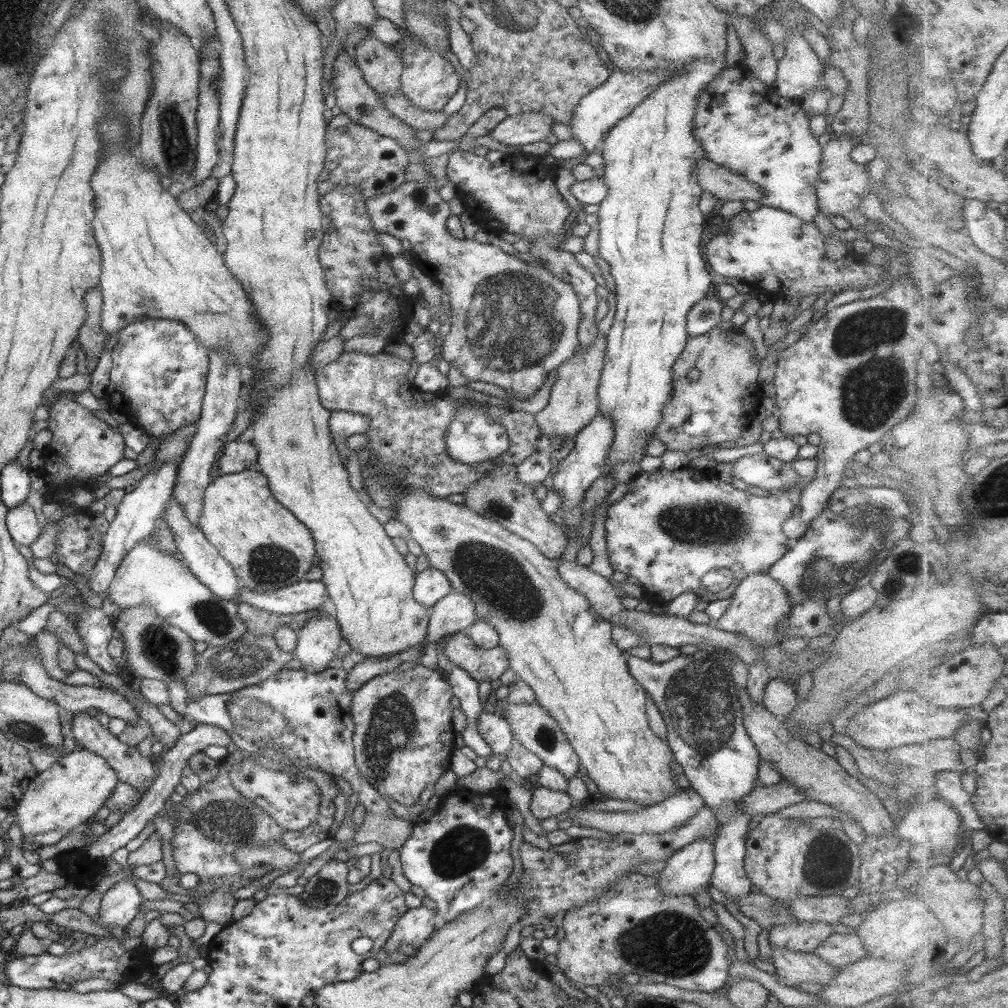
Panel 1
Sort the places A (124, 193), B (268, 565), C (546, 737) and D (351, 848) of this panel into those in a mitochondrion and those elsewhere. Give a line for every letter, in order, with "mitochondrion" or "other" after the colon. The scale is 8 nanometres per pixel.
A: other
B: mitochondrion
C: mitochondrion
D: other

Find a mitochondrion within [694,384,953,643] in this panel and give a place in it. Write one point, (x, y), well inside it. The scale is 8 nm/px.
(892, 584)

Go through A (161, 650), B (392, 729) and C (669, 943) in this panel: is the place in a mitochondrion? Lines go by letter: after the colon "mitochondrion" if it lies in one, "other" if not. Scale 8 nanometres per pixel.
A: mitochondrion
B: mitochondrion
C: mitochondrion

